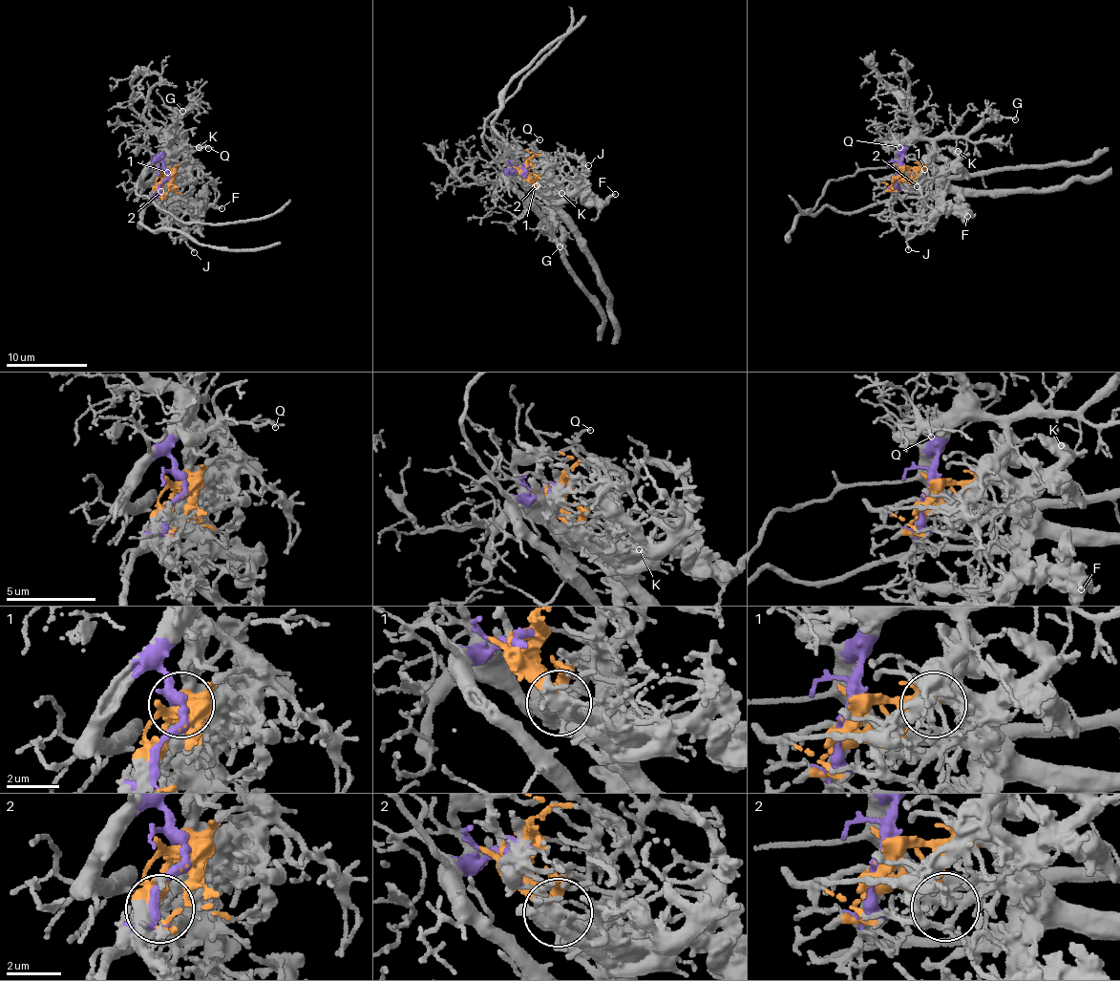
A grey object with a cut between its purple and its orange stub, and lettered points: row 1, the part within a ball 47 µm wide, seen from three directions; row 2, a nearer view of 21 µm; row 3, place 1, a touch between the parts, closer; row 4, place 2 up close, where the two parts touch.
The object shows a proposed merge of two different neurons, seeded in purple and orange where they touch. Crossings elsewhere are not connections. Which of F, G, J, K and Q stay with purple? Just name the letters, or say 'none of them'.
G, Q

